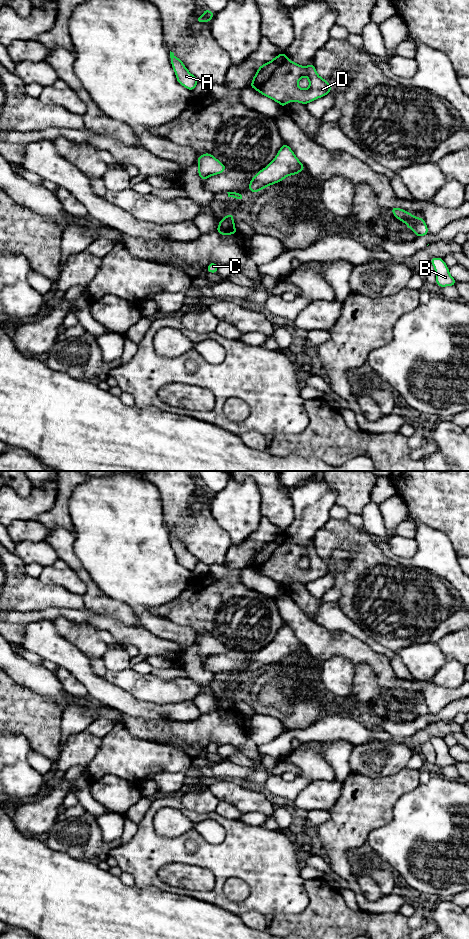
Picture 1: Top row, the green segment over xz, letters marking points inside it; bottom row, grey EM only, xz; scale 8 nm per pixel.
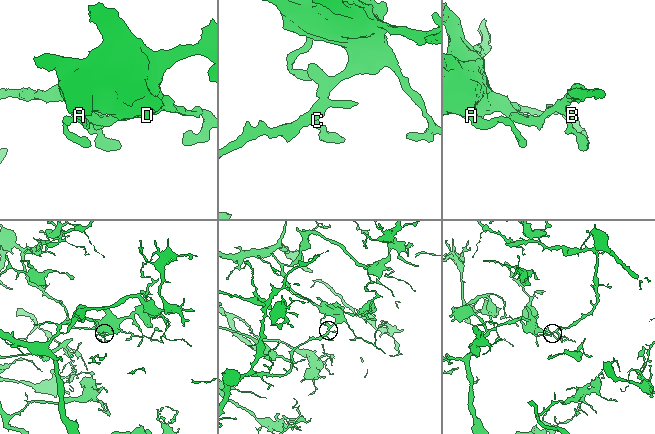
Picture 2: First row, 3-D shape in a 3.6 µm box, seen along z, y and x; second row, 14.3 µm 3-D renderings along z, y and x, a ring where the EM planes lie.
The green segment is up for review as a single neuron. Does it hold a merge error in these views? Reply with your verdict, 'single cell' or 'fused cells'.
fused cells

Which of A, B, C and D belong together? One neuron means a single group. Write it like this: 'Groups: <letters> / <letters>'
Groups: A B D / C

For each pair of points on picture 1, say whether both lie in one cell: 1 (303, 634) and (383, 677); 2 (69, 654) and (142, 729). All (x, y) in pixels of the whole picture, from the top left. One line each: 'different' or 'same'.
1: same
2: different

